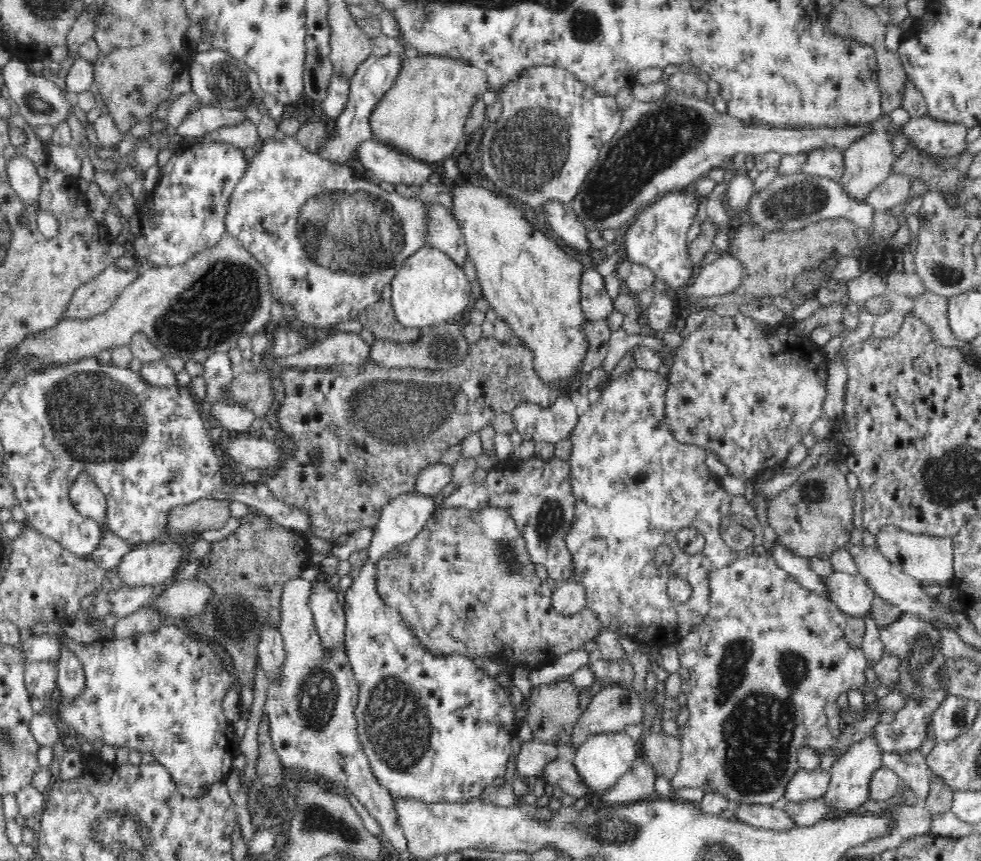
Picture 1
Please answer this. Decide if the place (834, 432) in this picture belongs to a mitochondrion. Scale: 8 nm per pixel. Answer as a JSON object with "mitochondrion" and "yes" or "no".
{"mitochondrion":"no"}

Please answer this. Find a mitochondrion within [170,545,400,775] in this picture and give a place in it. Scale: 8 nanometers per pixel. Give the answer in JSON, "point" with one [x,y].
{"point":[318,695]}

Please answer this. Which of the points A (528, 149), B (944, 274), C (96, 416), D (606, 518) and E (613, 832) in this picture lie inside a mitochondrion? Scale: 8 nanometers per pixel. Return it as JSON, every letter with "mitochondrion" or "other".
{"A":"mitochondrion","B":"mitochondrion","C":"mitochondrion","D":"mitochondrion","E":"mitochondrion"}

